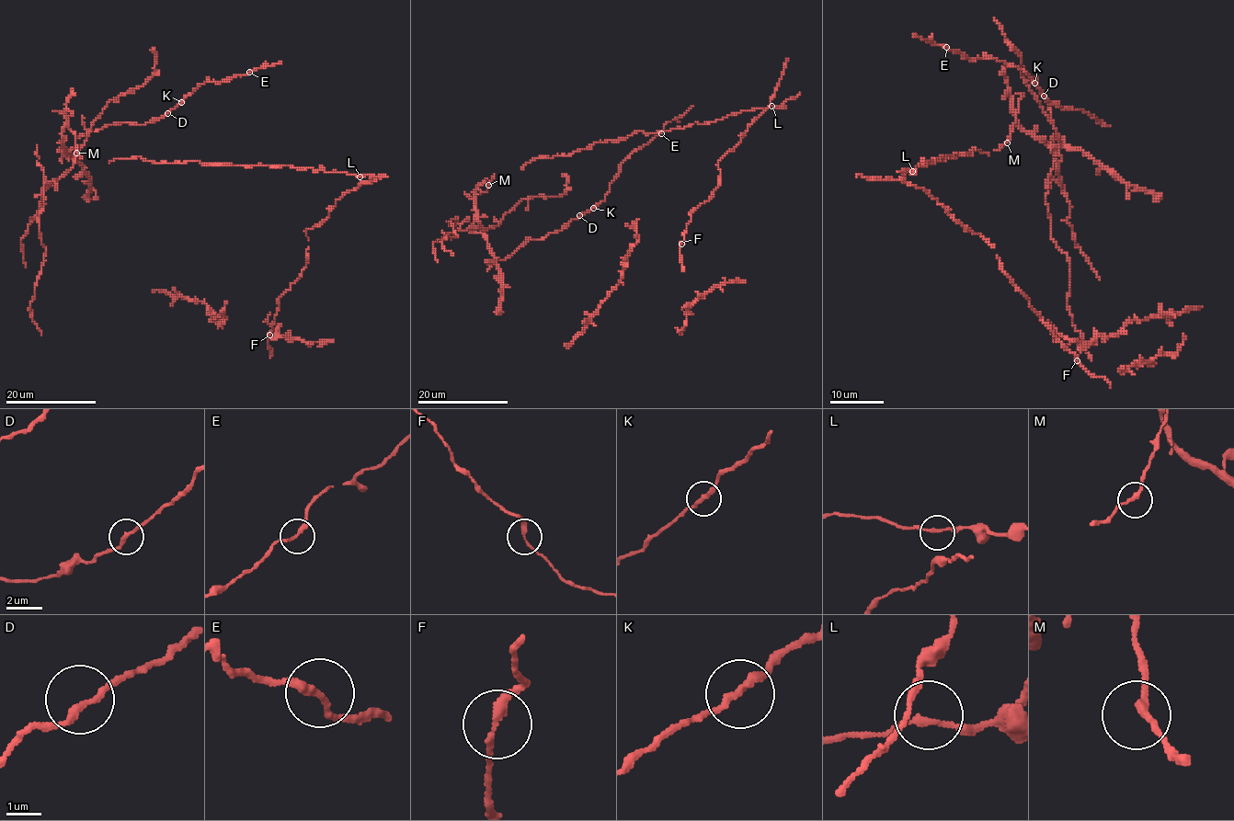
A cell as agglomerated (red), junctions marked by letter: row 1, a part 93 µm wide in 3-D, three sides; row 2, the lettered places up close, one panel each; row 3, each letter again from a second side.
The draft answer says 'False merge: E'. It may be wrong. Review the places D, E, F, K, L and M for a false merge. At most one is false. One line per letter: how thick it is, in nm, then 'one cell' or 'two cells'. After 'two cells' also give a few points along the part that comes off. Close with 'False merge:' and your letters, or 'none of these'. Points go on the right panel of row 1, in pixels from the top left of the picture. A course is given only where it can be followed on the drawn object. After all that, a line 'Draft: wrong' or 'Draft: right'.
D: calibre 200 nm; one cell
E: calibre 220 nm; one cell
F: calibre 200 nm; one cell
K: calibre 200 nm; one cell
L: calibre 170 nm; one cell
M: calibre 200 nm; one cell
False merge: none of these
Draft: wrong

